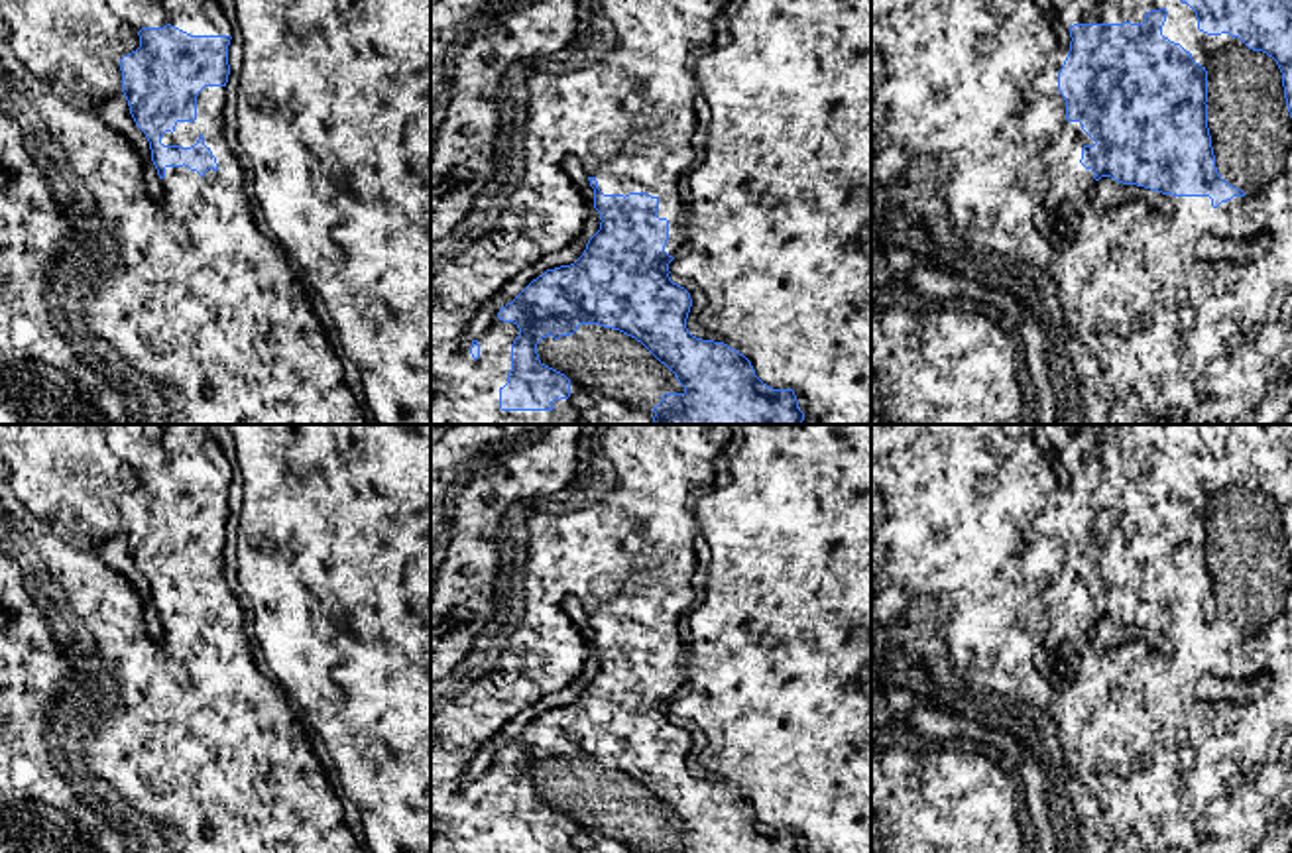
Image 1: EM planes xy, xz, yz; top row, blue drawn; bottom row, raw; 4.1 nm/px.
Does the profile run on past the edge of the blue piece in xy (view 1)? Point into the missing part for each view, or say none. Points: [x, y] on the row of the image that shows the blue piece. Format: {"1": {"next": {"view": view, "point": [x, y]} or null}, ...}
{"1": {"next": null}}

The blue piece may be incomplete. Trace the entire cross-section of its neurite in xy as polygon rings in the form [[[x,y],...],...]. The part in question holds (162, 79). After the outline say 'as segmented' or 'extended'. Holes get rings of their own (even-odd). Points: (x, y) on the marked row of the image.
[[[171,24],[163,28],[142,28],[138,31],[140,47],[120,59],[122,92],[128,100],[130,114],[136,126],[146,134],[151,149],[151,161],[159,179],[165,177],[167,167],[189,167],[201,177],[208,169],[218,171],[216,157],[205,145],[203,134],[191,147],[163,145],[165,132],[175,132],[179,122],[197,120],[197,96],[205,86],[226,86],[230,65],[228,45],[230,35],[191,35]]]; as segmented

